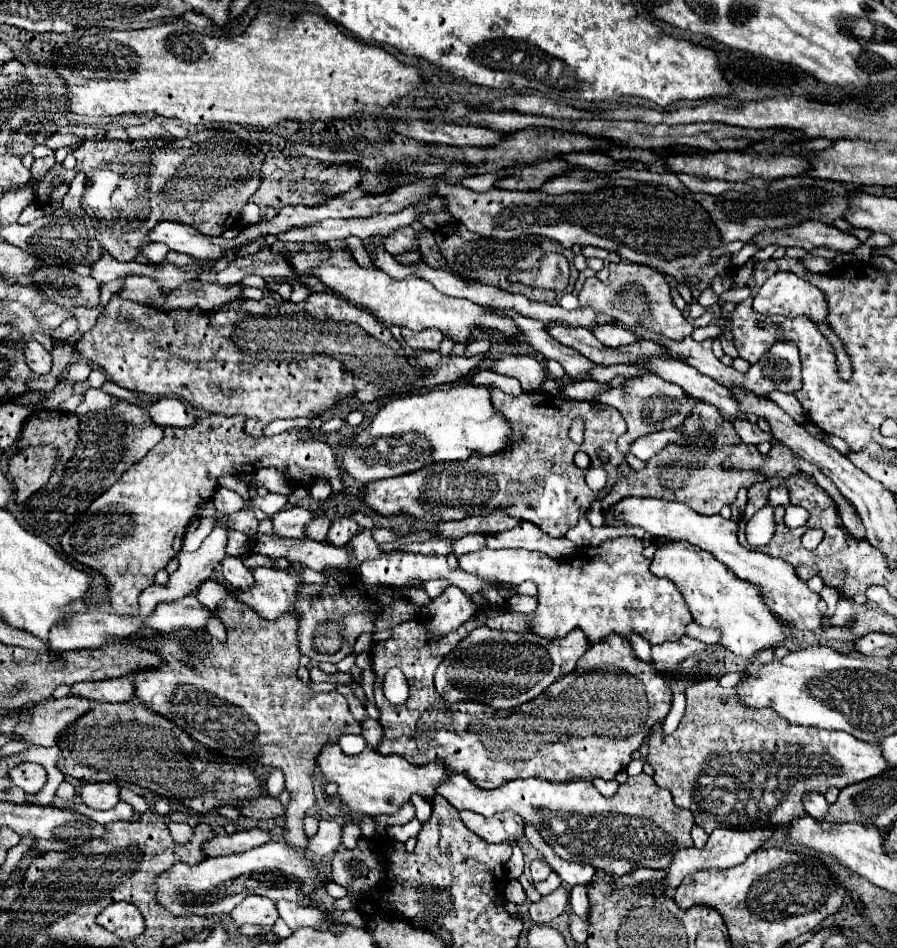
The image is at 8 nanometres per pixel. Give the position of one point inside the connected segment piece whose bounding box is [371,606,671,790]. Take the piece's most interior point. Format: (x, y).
(490, 747)

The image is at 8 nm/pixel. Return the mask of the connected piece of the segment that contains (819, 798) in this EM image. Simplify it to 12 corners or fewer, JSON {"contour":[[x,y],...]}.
{"contour":[[805,794],[803,808],[813,818],[823,818],[827,800],[823,794]]}

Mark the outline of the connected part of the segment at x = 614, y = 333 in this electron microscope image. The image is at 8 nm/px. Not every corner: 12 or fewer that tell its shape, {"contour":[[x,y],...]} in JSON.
{"contour":[[613,324],[591,332],[607,348],[633,344],[635,336]]}

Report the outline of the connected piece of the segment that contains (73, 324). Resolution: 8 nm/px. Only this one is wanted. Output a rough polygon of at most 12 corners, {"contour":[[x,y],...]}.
{"contour":[[67,318],[59,330],[55,330],[55,340],[67,340],[77,330],[77,320]]}

